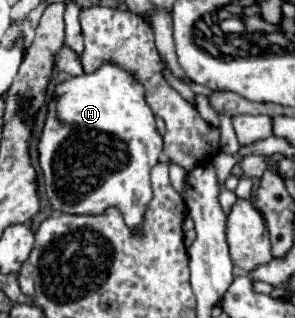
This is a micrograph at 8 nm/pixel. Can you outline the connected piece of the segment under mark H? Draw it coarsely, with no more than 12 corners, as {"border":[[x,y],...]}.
{"border":[[105,62],[59,82],[37,140],[51,208],[137,230],[163,136]]}

